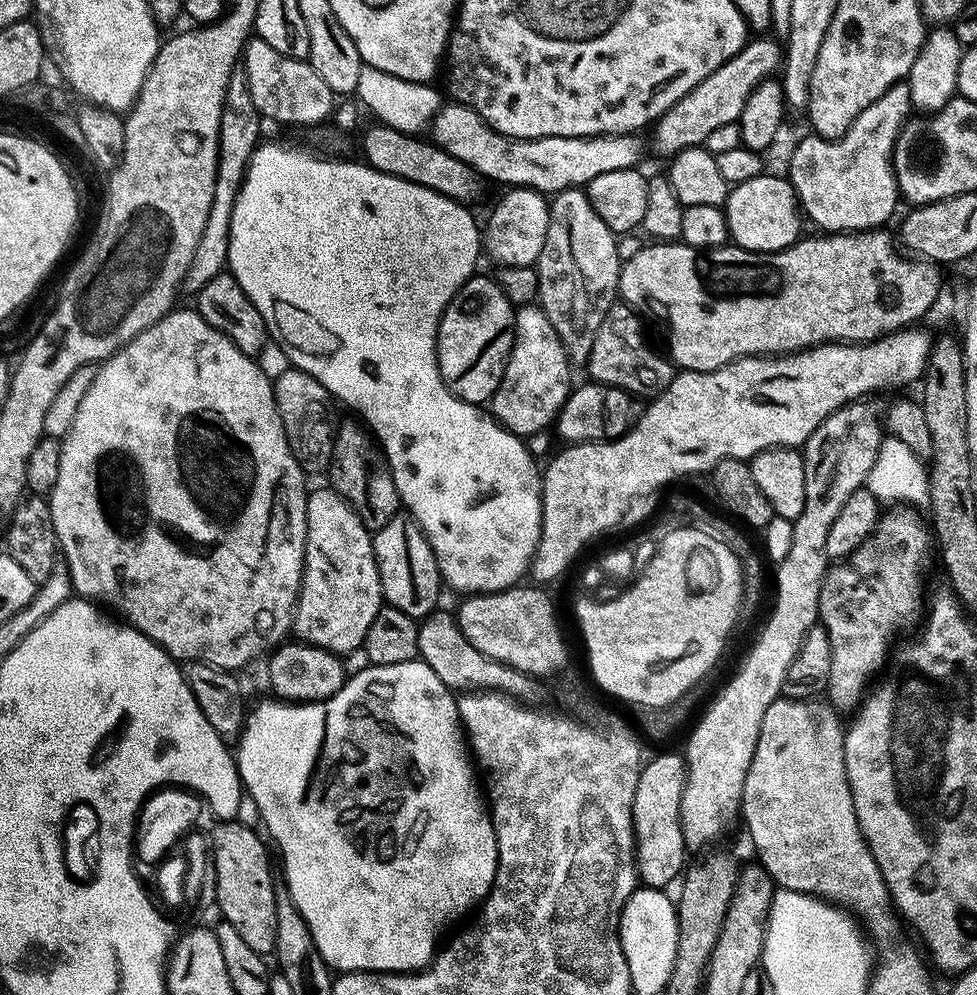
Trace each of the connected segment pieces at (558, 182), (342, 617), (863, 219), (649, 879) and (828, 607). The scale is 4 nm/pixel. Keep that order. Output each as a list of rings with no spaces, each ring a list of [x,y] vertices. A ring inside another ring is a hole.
[[[448,102],[443,105],[442,111],[430,125],[431,139],[436,147],[446,154],[458,158],[458,162],[466,162],[477,176],[485,181],[493,180],[496,184],[505,184],[505,189],[529,188],[535,192],[543,192],[552,198],[566,191],[567,188],[587,189],[594,178],[602,178],[602,174],[615,172],[631,172],[639,169],[640,159],[646,152],[646,144],[640,141],[636,134],[627,136],[591,136],[590,138],[542,138],[541,140],[512,140],[508,136],[498,134],[483,120],[478,113],[464,104]]]
[[[325,486],[311,493],[308,498],[308,537],[304,551],[304,581],[300,583],[300,599],[296,602],[294,632],[303,643],[313,644],[327,652],[345,658],[352,651],[363,648],[374,618],[386,606],[380,571],[372,545],[374,536],[353,510],[352,505],[331,487]]]
[[[896,84],[878,102],[868,107],[855,120],[854,126],[840,141],[809,136],[794,152],[788,178],[795,187],[803,213],[828,234],[875,231],[885,227],[896,212],[902,198],[895,171],[895,148],[913,113],[912,95],[908,84]]]
[[[668,752],[665,756],[660,756],[657,760],[652,760],[643,765],[638,778],[638,790],[634,798],[632,807],[632,825],[636,835],[636,866],[639,879],[645,888],[658,888],[661,890],[671,889],[671,884],[681,879],[685,875],[686,865],[689,863],[688,855],[690,849],[684,831],[682,830],[682,798],[684,797],[684,787],[688,781],[688,766],[683,755],[675,756]]]
[[[908,506],[891,510],[881,515],[876,535],[852,556],[837,563],[822,586],[819,623],[829,635],[832,647],[826,700],[840,714],[855,713],[861,707],[869,691],[871,672],[878,671],[887,660],[889,663],[896,635],[916,623],[917,627],[926,614],[924,571],[932,556],[934,560],[933,533],[919,511]]]

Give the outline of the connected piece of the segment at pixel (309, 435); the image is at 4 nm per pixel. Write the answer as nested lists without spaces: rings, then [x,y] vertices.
[[[289,367],[280,377],[275,377],[276,401],[278,414],[282,414],[282,426],[286,426],[288,441],[292,453],[305,473],[327,473],[334,463],[336,455],[336,437],[338,424],[332,421],[332,404],[334,397],[310,374],[299,368]]]

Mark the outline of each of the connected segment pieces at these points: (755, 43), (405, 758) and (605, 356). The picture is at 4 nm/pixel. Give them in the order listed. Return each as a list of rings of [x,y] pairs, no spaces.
[[[768,38],[753,39],[730,63],[722,65],[713,76],[706,78],[706,82],[702,82],[702,86],[686,94],[682,102],[675,104],[661,120],[657,120],[651,129],[651,151],[653,148],[660,156],[675,158],[686,150],[704,146],[714,131],[739,124],[742,110],[746,110],[746,102],[750,102],[750,94],[754,94],[762,82],[773,79],[786,59],[785,49],[779,39],[764,39]]]
[[[417,662],[417,663],[415,663],[415,664],[403,664],[403,665],[402,665],[402,666],[386,666],[386,667],[385,667],[385,668],[377,668],[377,667],[375,667],[375,666],[371,666],[371,667],[368,667],[368,669],[367,669],[367,670],[365,670],[365,671],[364,671],[364,672],[361,672],[361,673],[360,673],[360,674],[358,674],[358,675],[357,675],[357,676],[353,676],[353,677],[351,677],[351,679],[349,679],[349,681],[348,681],[348,683],[347,683],[347,684],[345,684],[345,685],[344,685],[344,689],[343,689],[343,690],[341,690],[341,691],[340,691],[340,693],[338,693],[338,694],[337,694],[337,695],[336,695],[336,696],[335,696],[335,698],[334,698],[334,699],[332,699],[332,700],[330,700],[330,701],[327,701],[327,703],[323,703],[323,704],[286,704],[286,703],[283,703],[283,702],[271,702],[271,703],[272,703],[272,704],[260,704],[260,705],[258,705],[258,706],[257,706],[257,708],[256,708],[256,709],[254,709],[254,710],[253,710],[253,712],[252,712],[252,709],[251,709],[251,711],[249,711],[249,712],[248,712],[248,713],[247,713],[247,716],[246,716],[246,719],[245,719],[245,721],[244,721],[244,731],[243,731],[243,732],[241,732],[241,734],[240,734],[240,738],[239,738],[239,741],[238,741],[238,749],[239,749],[239,748],[240,748],[240,753],[239,753],[239,752],[238,752],[238,751],[237,751],[237,752],[236,752],[236,753],[235,753],[235,756],[234,756],[234,759],[235,759],[235,762],[236,762],[236,767],[237,767],[237,768],[239,768],[239,769],[240,769],[240,782],[241,782],[241,785],[242,785],[242,787],[243,787],[243,789],[244,789],[244,791],[245,791],[245,793],[247,793],[247,795],[248,795],[248,796],[249,796],[249,797],[250,797],[250,800],[251,800],[251,803],[253,803],[253,804],[255,804],[255,805],[256,805],[256,808],[257,808],[257,810],[259,810],[259,811],[260,811],[260,818],[261,818],[261,821],[262,821],[262,824],[263,824],[263,827],[265,827],[265,826],[266,826],[266,827],[268,827],[268,832],[269,832],[269,833],[268,833],[268,832],[267,832],[267,835],[268,835],[268,836],[269,836],[269,837],[270,837],[270,840],[271,840],[271,836],[270,836],[270,835],[272,835],[272,840],[273,840],[273,841],[272,841],[272,840],[271,840],[271,843],[272,843],[272,844],[273,844],[273,845],[274,845],[274,848],[275,848],[275,844],[274,844],[274,843],[276,843],[276,848],[277,848],[277,850],[278,850],[278,851],[280,851],[280,856],[281,856],[281,858],[282,858],[282,859],[284,859],[284,880],[285,880],[285,882],[286,882],[286,883],[288,883],[288,892],[289,892],[289,893],[288,893],[288,892],[287,892],[287,895],[288,895],[288,896],[289,896],[289,897],[290,897],[290,899],[291,899],[291,901],[292,901],[292,905],[293,905],[293,906],[294,906],[294,907],[296,907],[296,910],[297,910],[297,912],[300,912],[300,913],[301,913],[301,914],[302,914],[302,918],[303,918],[303,919],[304,919],[304,921],[305,921],[305,922],[306,922],[306,926],[307,926],[307,927],[308,927],[308,929],[309,929],[309,930],[310,930],[310,934],[311,934],[311,935],[312,935],[312,937],[313,937],[313,938],[314,938],[314,942],[315,942],[315,943],[316,943],[316,949],[317,949],[317,950],[318,950],[318,954],[319,954],[319,955],[320,955],[320,956],[321,956],[321,957],[322,957],[322,959],[324,959],[324,961],[325,961],[325,962],[326,962],[326,963],[328,963],[328,966],[329,966],[329,969],[331,969],[331,971],[332,971],[332,972],[333,972],[333,973],[336,973],[336,974],[347,974],[347,973],[350,973],[350,972],[375,972],[375,973],[377,973],[377,974],[415,974],[415,973],[417,973],[417,972],[423,972],[423,971],[425,971],[425,969],[427,969],[427,968],[428,968],[428,967],[429,967],[429,965],[431,965],[431,963],[432,963],[432,961],[433,961],[433,960],[435,960],[435,959],[436,959],[436,957],[437,957],[437,955],[438,955],[438,949],[439,949],[439,948],[440,948],[440,947],[441,947],[441,944],[440,944],[440,935],[442,935],[442,934],[443,934],[443,932],[444,932],[444,931],[446,931],[446,930],[447,930],[447,928],[448,928],[448,924],[452,924],[452,923],[454,923],[454,922],[455,922],[455,920],[460,920],[460,919],[462,919],[462,918],[463,918],[463,916],[464,916],[464,915],[466,915],[466,914],[467,914],[467,912],[468,912],[468,911],[470,911],[470,910],[471,910],[471,908],[472,908],[472,907],[474,907],[474,906],[475,906],[475,904],[476,904],[476,907],[477,907],[477,906],[480,906],[480,905],[483,905],[483,903],[484,903],[484,901],[485,901],[485,900],[487,900],[487,898],[488,898],[488,895],[489,895],[489,894],[491,894],[491,893],[492,893],[492,888],[493,888],[493,886],[495,886],[495,885],[496,885],[496,875],[497,875],[497,874],[498,874],[498,862],[499,862],[499,861],[500,861],[500,853],[499,853],[499,852],[498,852],[498,842],[497,842],[497,841],[496,841],[496,831],[495,831],[495,830],[494,830],[494,826],[493,826],[493,825],[492,825],[492,817],[491,817],[491,815],[490,815],[490,808],[489,808],[489,805],[488,805],[488,804],[487,804],[487,803],[486,803],[486,796],[485,796],[485,793],[484,793],[484,792],[483,792],[483,791],[482,791],[482,784],[481,784],[481,781],[480,781],[480,780],[479,780],[479,779],[478,779],[478,772],[477,772],[477,769],[476,769],[476,768],[475,768],[475,767],[474,767],[474,760],[473,760],[473,757],[472,757],[472,756],[471,756],[471,755],[470,755],[470,744],[469,744],[469,741],[468,741],[468,740],[467,740],[467,739],[466,739],[466,733],[465,733],[465,731],[464,731],[464,726],[463,726],[463,724],[461,724],[461,723],[460,723],[460,705],[459,705],[459,703],[458,703],[458,700],[457,700],[457,697],[456,697],[456,696],[455,696],[455,695],[454,695],[454,693],[453,693],[453,691],[452,691],[452,689],[451,689],[451,688],[448,688],[448,687],[447,687],[447,686],[445,686],[445,684],[444,684],[444,683],[443,683],[443,682],[442,682],[442,678],[438,678],[438,674],[434,674],[434,670],[430,670],[430,666],[426,666],[426,665],[425,665],[425,664],[423,664],[423,663],[422,663],[422,662]]]
[[[624,302],[617,303],[612,313],[601,322],[600,329],[590,344],[586,368],[587,371],[592,371],[591,379],[595,383],[606,384],[609,388],[621,388],[641,397],[650,396],[649,398],[661,397],[678,375],[675,363],[668,358],[663,360],[644,341],[644,328],[640,325],[639,318]]]

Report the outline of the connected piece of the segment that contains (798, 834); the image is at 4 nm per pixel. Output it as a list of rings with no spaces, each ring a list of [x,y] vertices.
[[[781,698],[766,710],[758,750],[746,774],[742,824],[748,827],[748,836],[760,855],[759,867],[768,871],[768,879],[777,889],[800,892],[833,906],[843,906],[868,923],[878,943],[888,944],[896,936],[897,917],[882,870],[862,834],[854,810],[854,794],[850,790],[844,753],[846,728],[840,725],[839,719],[841,717],[824,702],[807,704],[804,700]]]

